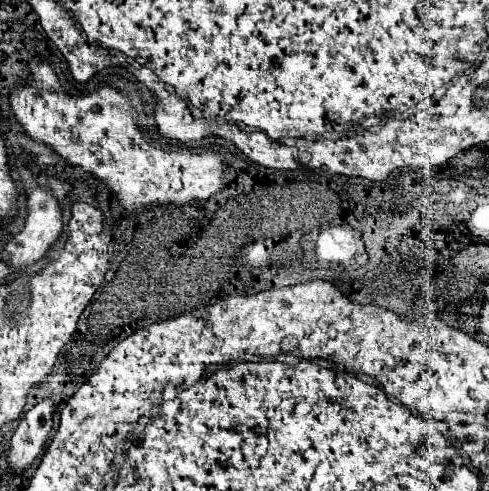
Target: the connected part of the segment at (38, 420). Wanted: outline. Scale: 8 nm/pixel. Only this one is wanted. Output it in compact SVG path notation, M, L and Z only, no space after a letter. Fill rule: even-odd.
M43 400L33 406L19 422L9 452L9 466L13 472L21 472L39 456L51 428L53 428L53 400Z

